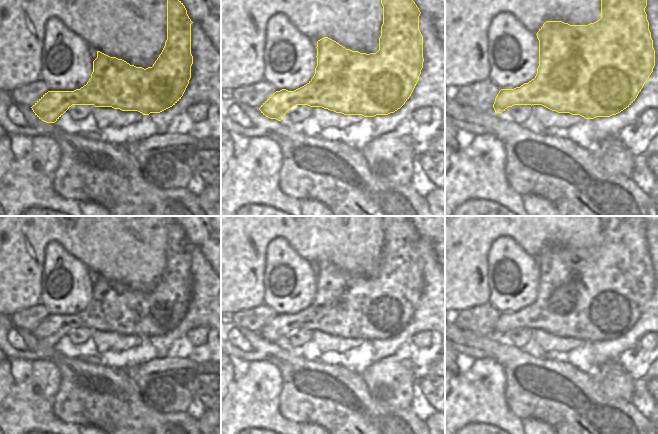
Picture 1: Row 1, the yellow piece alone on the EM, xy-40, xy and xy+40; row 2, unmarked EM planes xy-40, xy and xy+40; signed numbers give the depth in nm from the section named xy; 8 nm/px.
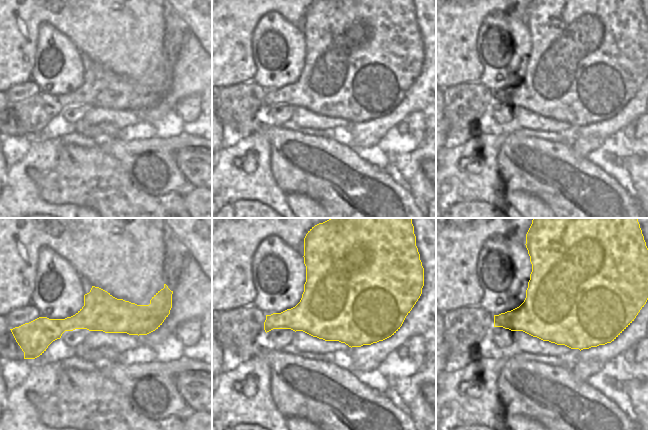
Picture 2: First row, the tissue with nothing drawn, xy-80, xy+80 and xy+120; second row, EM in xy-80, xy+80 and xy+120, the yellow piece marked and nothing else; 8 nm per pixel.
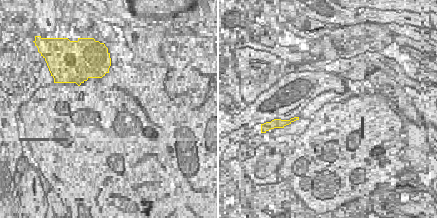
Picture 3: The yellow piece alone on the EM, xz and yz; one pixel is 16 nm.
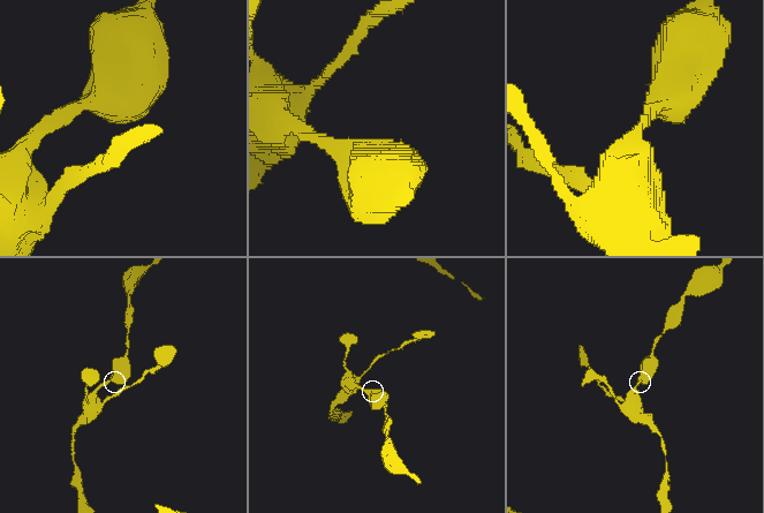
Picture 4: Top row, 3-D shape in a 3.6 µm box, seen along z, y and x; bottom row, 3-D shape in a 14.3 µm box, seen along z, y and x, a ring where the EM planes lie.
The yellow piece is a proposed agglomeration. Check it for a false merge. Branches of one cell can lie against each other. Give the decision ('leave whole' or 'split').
leave whole

